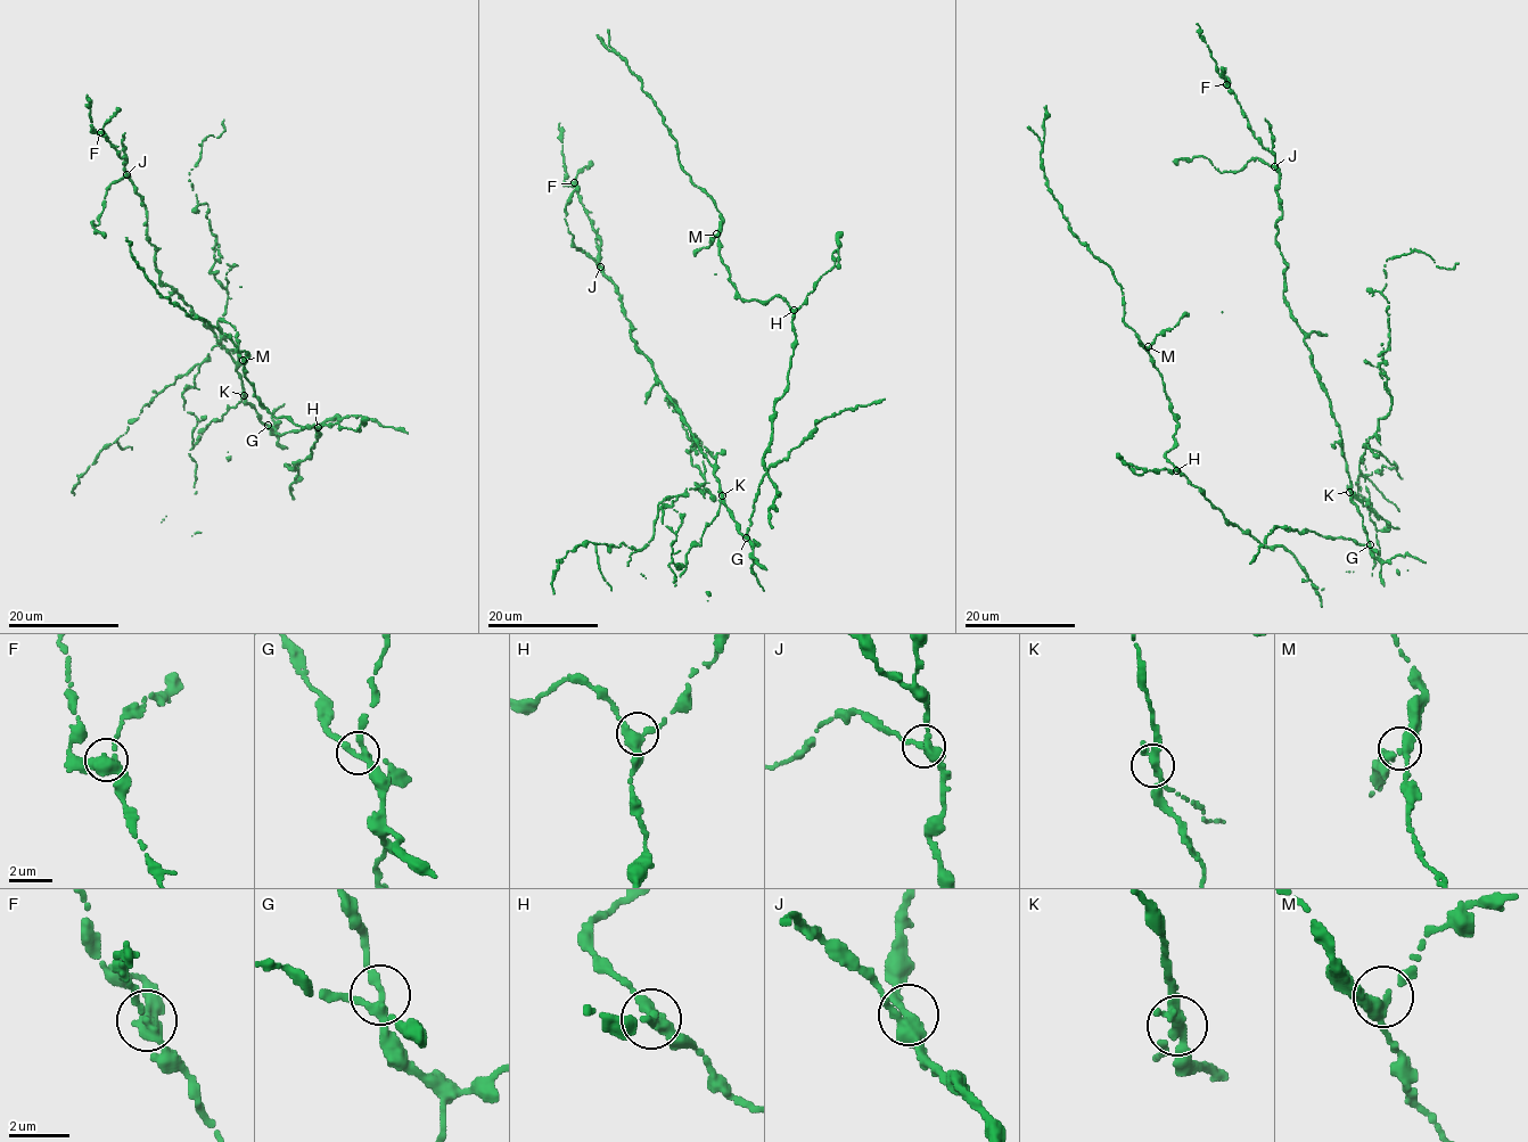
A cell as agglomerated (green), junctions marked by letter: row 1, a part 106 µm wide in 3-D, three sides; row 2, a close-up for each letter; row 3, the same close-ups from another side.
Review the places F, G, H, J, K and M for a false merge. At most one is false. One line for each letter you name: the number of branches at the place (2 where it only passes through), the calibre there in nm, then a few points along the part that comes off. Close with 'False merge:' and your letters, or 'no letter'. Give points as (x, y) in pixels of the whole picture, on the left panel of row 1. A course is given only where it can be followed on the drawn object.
K: 4 | 300 nm | (245, 395), (195, 445), (182, 394), (219, 341), (228, 289), (189, 172), (224, 120)
False merge: K

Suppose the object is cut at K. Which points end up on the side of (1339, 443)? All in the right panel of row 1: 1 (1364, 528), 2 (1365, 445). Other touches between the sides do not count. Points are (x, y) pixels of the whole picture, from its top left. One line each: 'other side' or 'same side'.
1: same side
2: other side

